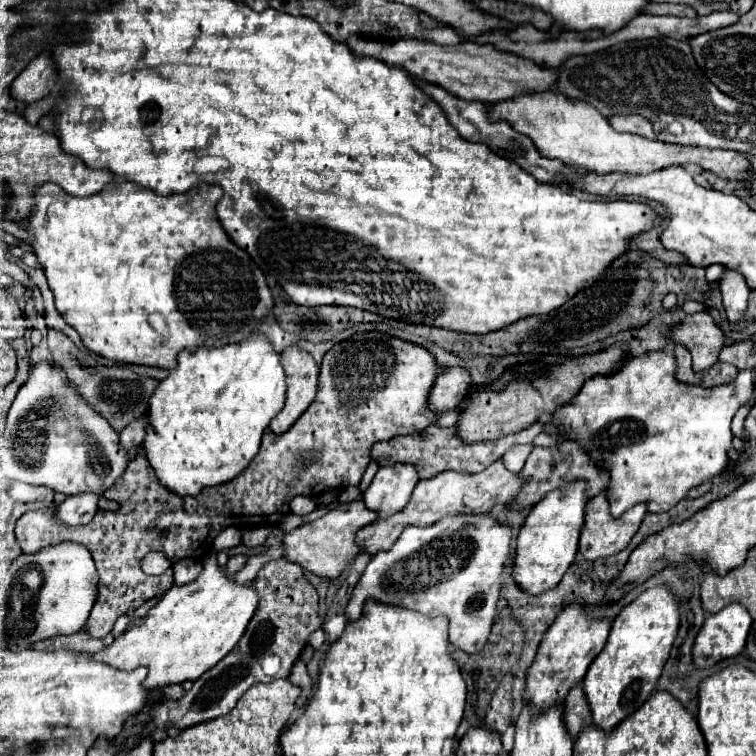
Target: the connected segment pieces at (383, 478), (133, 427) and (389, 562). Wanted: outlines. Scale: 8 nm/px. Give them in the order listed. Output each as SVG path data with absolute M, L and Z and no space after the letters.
M397 464L379 468L373 482L363 492L363 502L369 510L377 512L379 518L389 518L407 504L417 480L415 466Z
M135 420L131 424L127 424L121 434L119 434L119 444L125 448L125 450L131 450L135 446L139 446L145 438L145 426L143 426L143 420Z
M487 514L449 516L427 528L407 526L401 538L391 546L391 550L377 554L367 564L347 604L345 610L347 622L353 622L361 616L361 608L367 600L379 600L381 604L411 608L433 618L445 616L449 620L449 644L455 650L463 650L467 654L479 652L485 646L493 626L493 616L497 610L499 590L501 590L499 576L503 572L505 562L509 562L509 544L511 544L511 528L499 524Z

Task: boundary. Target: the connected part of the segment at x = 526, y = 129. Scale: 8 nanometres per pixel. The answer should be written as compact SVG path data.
M545 90L543 94L523 94L523 98L513 98L511 102L497 102L489 106L489 118L493 122L505 120L519 134L529 136L537 150L547 158L563 160L565 164L573 164L597 174L607 172L625 172L625 174L651 174L653 170L661 170L673 164L697 164L707 172L713 172L721 178L745 180L755 176L749 172L749 162L741 152L719 150L719 148L699 148L699 146L677 146L663 144L659 140L647 140L635 134L615 132L605 116L601 116L591 104L571 100L563 94L555 94L553 90Z

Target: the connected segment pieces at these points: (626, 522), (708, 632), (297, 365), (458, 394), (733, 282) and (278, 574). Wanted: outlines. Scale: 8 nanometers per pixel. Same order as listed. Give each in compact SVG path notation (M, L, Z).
M601 492L595 498L591 498L587 502L587 514L583 518L583 530L579 536L579 552L583 558L587 560L595 560L595 558L607 558L611 554L617 554L619 550L623 550L631 538L635 536L635 532L639 530L639 524L645 516L645 504L637 504L631 510L627 510L621 518L613 518L609 512L609 502L607 502L607 494Z
M729 604L709 614L693 644L693 666L709 668L743 652L751 628L751 616L741 604Z
M289 346L281 352L281 362L287 374L287 400L283 410L269 424L273 434L283 434L307 410L317 394L319 366L309 352Z
M459 366L447 368L437 374L435 386L431 388L427 402L431 402L431 410L435 410L437 416L447 410L455 410L463 404L469 386L471 386L471 376L465 368Z
M725 270L719 278L719 290L723 296L723 306L729 322L739 322L747 310L749 288L743 274L737 270Z
M285 558L269 560L267 564L263 564L263 568L257 572L257 578L253 582L255 582L255 590L259 590L259 606L255 608L255 614L247 630L243 632L239 644L223 660L219 660L219 664L215 664L199 680L195 680L193 688L181 700L159 702L157 706L153 706L151 722L141 736L149 736L155 728L185 730L189 726L229 714L235 708L239 696L247 688L251 688L251 684L271 682L271 678L261 668L263 646L271 650L275 656L279 656L279 668L273 674L273 678L289 676L291 666L301 654L303 646L307 644L309 634L321 628L317 590L303 576L303 568L299 564L287 562Z

